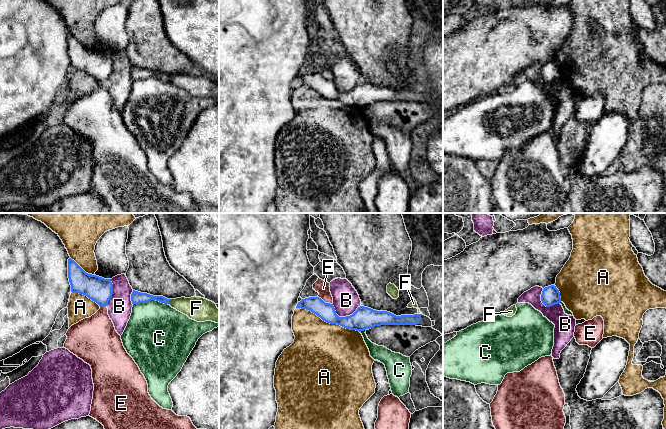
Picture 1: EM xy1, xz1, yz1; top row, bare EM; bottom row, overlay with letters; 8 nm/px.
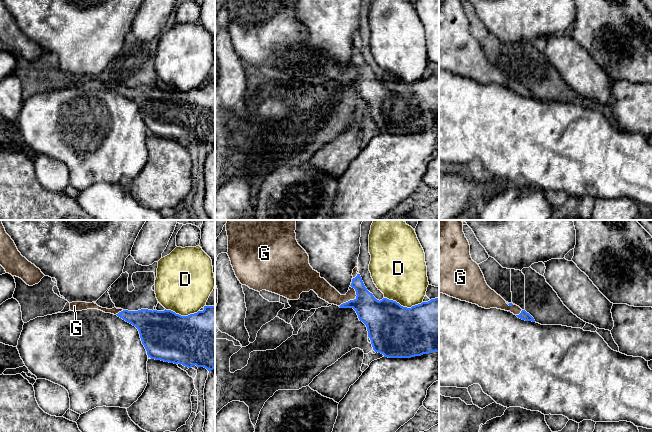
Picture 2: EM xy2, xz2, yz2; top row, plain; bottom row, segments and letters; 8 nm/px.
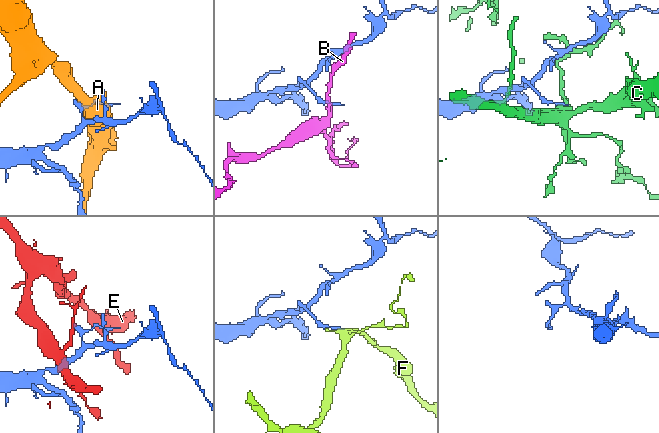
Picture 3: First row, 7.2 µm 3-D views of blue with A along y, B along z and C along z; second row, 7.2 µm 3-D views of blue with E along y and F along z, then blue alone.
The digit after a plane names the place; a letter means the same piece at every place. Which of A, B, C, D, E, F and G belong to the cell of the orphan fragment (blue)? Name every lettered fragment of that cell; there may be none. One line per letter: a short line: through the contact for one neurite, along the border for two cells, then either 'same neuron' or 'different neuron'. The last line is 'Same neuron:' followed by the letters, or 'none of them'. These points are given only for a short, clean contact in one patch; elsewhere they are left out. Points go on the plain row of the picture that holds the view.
A: different neuron
B: line xz1 (332, 79), (335, 88), (339, 92), (349, 92), (360, 81); different neuron
C: different neuron
D: line xz2 (384, 73), (395, 76), (407, 83), (422, 78); different neuron
E: line xz1 (317, 72), (331, 80); different neuron
F: line xy1 (171, 75), (167, 79); different neuron
G: line xz2 (379, 93), (359, 75), (354, 75), (337, 75), (325, 67); same neuron
Same neuron: G

